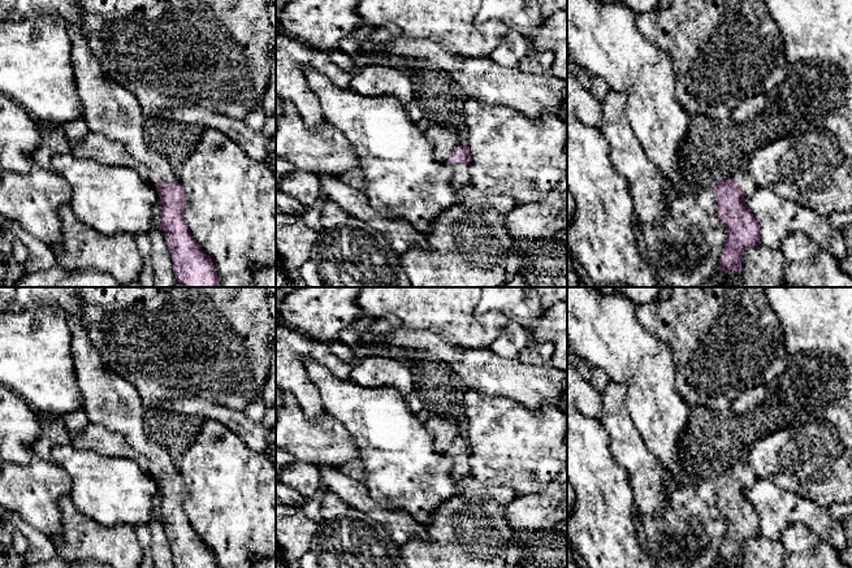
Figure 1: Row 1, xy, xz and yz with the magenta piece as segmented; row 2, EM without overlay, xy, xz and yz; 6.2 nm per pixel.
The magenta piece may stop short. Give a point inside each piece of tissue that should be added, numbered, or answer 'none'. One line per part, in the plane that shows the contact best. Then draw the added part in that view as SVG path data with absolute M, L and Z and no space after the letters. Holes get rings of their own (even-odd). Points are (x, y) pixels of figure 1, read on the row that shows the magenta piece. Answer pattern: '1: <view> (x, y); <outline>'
1: xy (108, 108); M17 0L23 18L59 14L72 42L72 64L82 118L88 130L122 143L148 169L151 182L176 182L177 173L169 161L147 147L146 118L137 97L116 82L91 52L81 31L78 0Z

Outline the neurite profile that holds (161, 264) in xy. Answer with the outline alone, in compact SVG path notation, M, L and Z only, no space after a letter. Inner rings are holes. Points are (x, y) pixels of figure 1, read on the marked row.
M155 227L148 235L151 240L151 266L155 277L155 287L174 287L173 263L164 233Z

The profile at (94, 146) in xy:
M88 131L79 142L70 146L70 153L78 159L92 159L103 165L130 168L143 179L151 181L148 169L139 162L122 143Z

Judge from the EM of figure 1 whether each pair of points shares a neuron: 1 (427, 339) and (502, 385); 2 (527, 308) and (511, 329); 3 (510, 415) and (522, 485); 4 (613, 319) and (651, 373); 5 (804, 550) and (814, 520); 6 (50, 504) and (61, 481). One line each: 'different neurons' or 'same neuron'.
1: same neuron
2: different neurons
3: same neuron
4: same neuron
5: different neurons
6: same neuron

